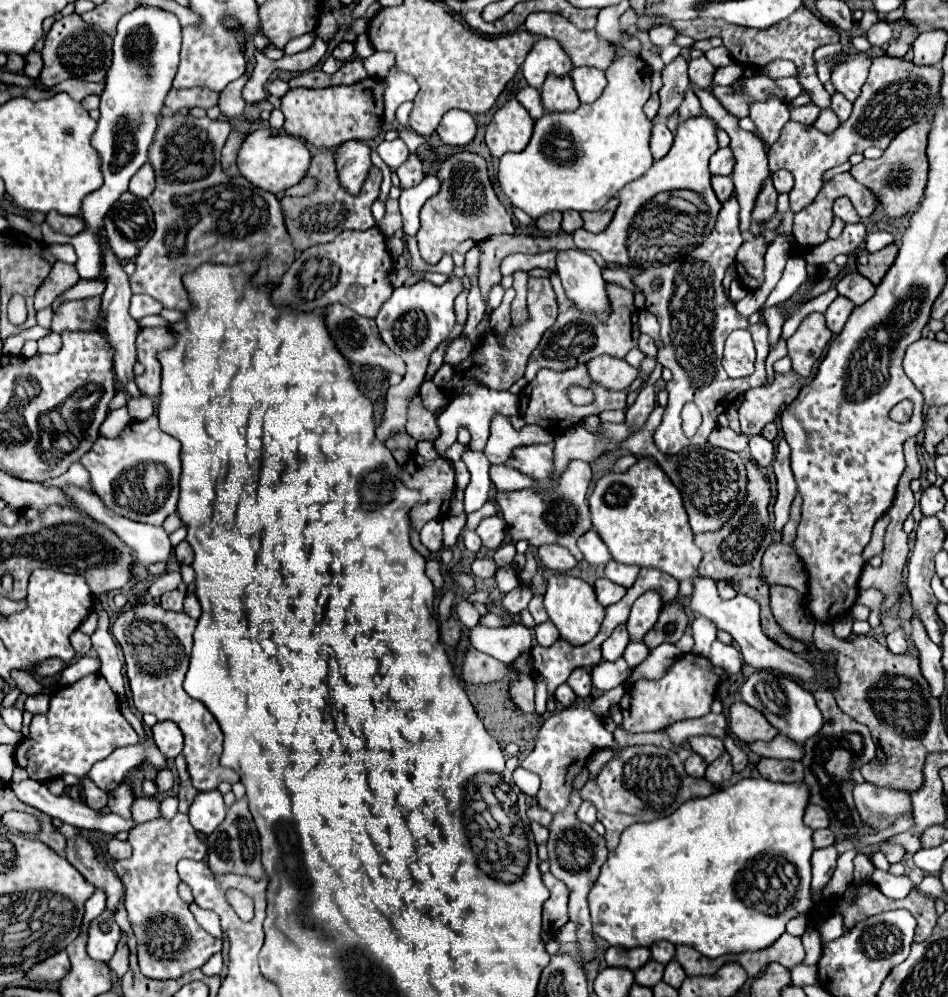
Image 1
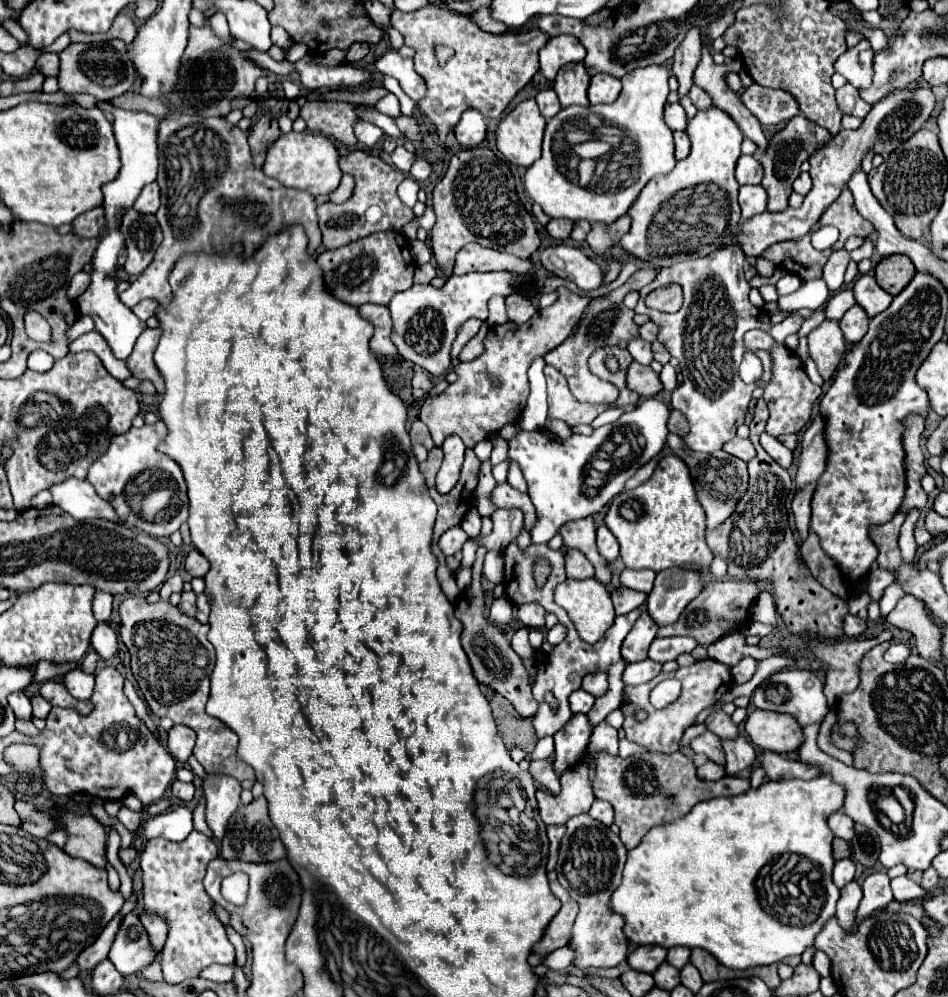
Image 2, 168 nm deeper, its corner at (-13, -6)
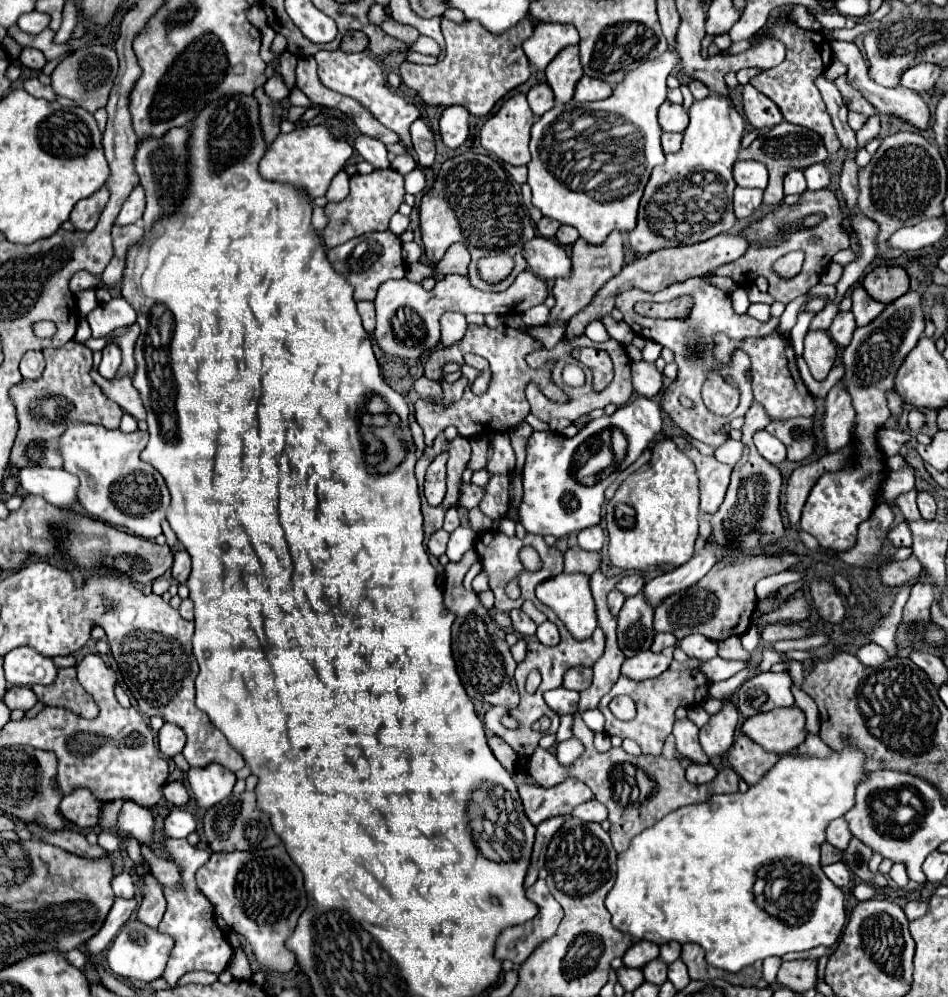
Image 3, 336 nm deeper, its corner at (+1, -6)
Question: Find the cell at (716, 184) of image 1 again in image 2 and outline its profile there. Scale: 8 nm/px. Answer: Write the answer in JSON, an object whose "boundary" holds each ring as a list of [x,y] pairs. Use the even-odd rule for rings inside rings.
{"boundary":[[[739,186],[739,204],[741,204],[743,220],[765,212],[767,194],[763,186]]]}

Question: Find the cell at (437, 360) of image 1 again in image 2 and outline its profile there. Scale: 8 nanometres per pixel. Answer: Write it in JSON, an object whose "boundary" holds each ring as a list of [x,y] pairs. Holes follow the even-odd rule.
{"boundary":[[[469,318],[469,320],[459,328],[459,334],[457,334],[457,338],[455,338],[455,342],[453,342],[453,348],[451,348],[451,360],[453,360],[453,364],[457,364],[457,356],[459,356],[461,348],[479,332],[481,324],[483,324],[483,320],[479,320],[479,318]]]}

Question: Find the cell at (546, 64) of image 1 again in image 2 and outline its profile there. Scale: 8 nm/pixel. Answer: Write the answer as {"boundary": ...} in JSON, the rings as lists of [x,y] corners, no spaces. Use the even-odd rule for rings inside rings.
{"boundary":[[[555,36],[549,38],[549,42],[539,50],[539,62],[541,62],[541,72],[543,76],[553,82],[557,72],[565,64],[573,62],[583,62],[585,58],[585,48],[575,36]]]}

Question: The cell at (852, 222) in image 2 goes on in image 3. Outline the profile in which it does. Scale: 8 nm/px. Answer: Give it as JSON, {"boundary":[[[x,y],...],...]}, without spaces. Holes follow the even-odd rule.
{"boundary":[[[807,190],[807,192],[803,192],[803,198],[797,204],[791,204],[791,206],[789,204],[779,204],[779,206],[775,206],[773,212],[765,214],[757,222],[743,228],[739,234],[745,234],[745,238],[749,238],[749,250],[737,262],[719,266],[717,270],[711,270],[711,274],[727,276],[735,284],[739,284],[741,288],[745,288],[747,284],[753,284],[753,280],[757,276],[763,276],[769,282],[769,294],[777,302],[789,304],[797,296],[807,294],[807,290],[819,282],[823,270],[829,266],[831,258],[839,250],[849,248],[849,236],[841,230],[843,218],[845,216],[841,212],[839,200],[835,198],[835,194],[831,190],[819,190],[819,192],[809,192]],[[793,250],[803,250],[805,252],[805,262],[803,262],[801,272],[795,278],[783,280],[777,274],[773,274],[771,266],[777,258],[781,258],[781,256],[785,256],[787,252],[793,252]]]}

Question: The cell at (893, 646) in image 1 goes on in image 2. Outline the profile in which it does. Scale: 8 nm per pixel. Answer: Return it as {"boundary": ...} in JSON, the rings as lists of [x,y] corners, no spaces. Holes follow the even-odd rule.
{"boundary":[[[901,642],[899,644],[891,644],[891,648],[885,652],[885,660],[897,664],[897,662],[905,662],[909,658],[909,654],[911,654],[909,646],[905,646]]]}

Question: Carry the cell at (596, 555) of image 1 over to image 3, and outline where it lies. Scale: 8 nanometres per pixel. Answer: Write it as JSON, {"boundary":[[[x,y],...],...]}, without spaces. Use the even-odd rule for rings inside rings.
{"boundary":[[[591,526],[591,528],[581,530],[579,536],[577,536],[577,540],[579,540],[579,546],[583,550],[595,550],[595,552],[599,552],[601,546],[603,546],[603,542],[605,542],[605,534],[603,534],[601,526]]]}

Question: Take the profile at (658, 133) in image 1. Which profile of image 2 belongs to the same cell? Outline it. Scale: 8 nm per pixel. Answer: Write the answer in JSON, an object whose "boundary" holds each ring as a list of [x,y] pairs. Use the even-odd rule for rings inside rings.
{"boundary":[[[673,132],[675,136],[675,158],[683,160],[689,156],[689,136],[685,132]]]}

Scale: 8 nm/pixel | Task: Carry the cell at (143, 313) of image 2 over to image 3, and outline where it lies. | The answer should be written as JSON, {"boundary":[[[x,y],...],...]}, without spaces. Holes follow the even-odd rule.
{"boundary":[[[117,298],[107,304],[99,304],[87,316],[87,322],[93,330],[93,338],[103,338],[121,326],[135,324],[135,318],[137,318],[137,314],[135,314],[133,306],[125,298]]]}

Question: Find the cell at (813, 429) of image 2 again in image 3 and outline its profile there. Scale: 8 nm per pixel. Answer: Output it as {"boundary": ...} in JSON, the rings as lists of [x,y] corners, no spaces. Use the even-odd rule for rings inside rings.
{"boundary":[[[837,382],[825,398],[825,420],[823,420],[823,432],[827,438],[827,448],[831,452],[843,448],[853,440],[855,414],[857,412],[853,408],[853,400],[849,398],[843,382]]]}

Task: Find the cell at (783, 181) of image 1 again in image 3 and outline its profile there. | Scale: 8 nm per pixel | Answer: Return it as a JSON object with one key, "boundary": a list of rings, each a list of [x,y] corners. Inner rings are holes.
{"boundary":[[[791,170],[785,176],[785,194],[803,194],[807,190],[807,180],[801,170]]]}

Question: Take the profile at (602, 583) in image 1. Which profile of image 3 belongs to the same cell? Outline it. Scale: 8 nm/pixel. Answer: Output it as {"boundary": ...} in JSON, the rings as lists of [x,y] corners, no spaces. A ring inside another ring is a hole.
{"boundary":[[[613,590],[613,592],[609,592],[607,602],[609,602],[609,610],[611,610],[611,614],[617,616],[619,610],[621,610],[621,606],[623,606],[623,602],[625,602],[625,596],[623,596],[619,590]]]}

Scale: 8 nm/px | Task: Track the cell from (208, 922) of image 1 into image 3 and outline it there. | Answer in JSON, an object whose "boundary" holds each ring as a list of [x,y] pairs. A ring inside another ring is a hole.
{"boundary":[[[235,950],[233,958],[231,958],[231,964],[229,964],[229,972],[237,980],[249,980],[253,976],[251,966],[249,966],[249,958],[241,950]]]}

